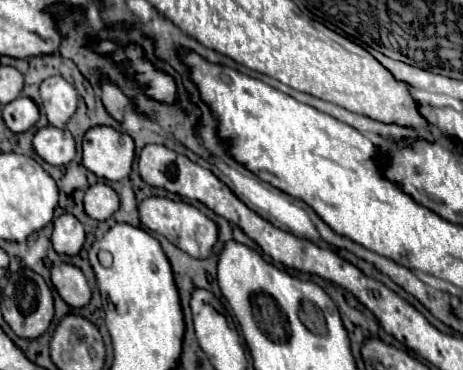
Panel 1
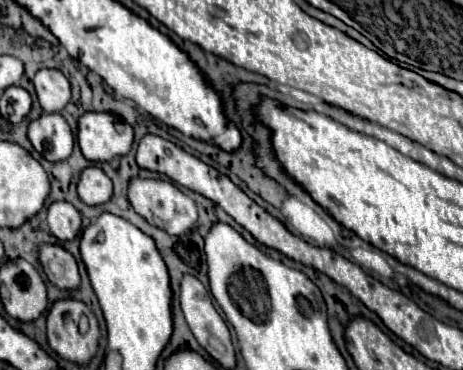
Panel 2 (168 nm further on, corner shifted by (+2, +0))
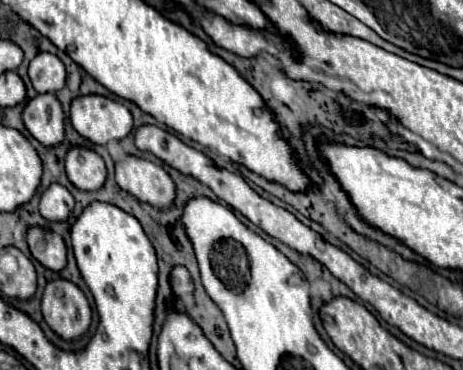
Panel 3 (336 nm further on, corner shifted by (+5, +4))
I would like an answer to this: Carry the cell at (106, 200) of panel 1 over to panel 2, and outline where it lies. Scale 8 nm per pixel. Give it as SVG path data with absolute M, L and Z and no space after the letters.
M86 167L80 173L78 195L86 205L106 203L112 195L112 181L100 167Z

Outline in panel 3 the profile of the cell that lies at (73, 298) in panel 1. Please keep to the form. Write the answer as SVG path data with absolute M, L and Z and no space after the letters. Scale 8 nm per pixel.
M31 227L27 231L27 243L31 255L47 269L59 273L67 267L67 247L65 241L51 229Z

